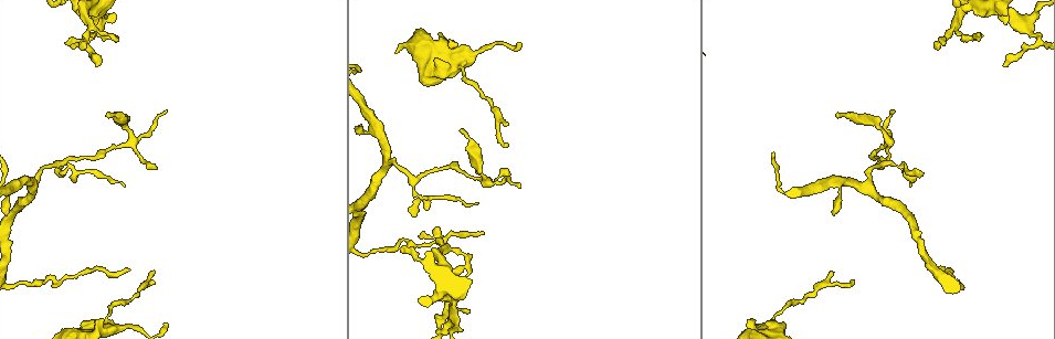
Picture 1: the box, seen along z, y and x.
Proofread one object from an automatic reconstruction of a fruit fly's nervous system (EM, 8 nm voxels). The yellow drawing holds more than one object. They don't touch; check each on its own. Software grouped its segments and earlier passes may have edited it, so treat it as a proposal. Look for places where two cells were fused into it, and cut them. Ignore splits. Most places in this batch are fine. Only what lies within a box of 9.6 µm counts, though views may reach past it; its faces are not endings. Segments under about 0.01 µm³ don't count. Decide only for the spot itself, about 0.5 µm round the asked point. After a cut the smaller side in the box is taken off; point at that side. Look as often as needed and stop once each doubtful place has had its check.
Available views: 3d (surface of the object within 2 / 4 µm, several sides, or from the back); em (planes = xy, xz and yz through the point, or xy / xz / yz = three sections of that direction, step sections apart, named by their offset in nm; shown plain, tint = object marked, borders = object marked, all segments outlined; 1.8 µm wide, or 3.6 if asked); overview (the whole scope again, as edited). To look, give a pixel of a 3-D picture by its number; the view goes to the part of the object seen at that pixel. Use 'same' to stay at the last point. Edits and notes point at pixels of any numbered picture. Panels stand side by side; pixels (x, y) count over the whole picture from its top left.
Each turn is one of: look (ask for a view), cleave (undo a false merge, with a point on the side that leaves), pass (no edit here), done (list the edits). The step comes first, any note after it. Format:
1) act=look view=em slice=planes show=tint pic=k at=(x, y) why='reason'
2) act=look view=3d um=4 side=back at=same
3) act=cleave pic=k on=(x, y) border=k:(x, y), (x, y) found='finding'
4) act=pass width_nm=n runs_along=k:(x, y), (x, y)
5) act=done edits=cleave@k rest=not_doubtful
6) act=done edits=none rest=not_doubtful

act=look view=em um=3.6 slice=planes show=tint pic=1 at=(60, 161) why='three-way junction'

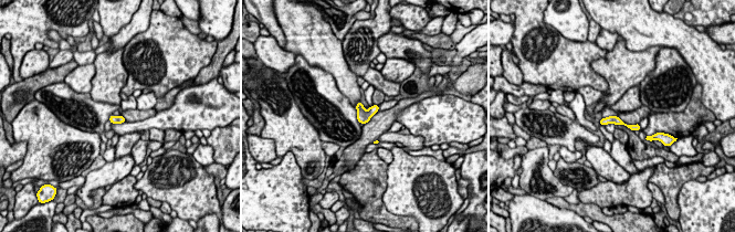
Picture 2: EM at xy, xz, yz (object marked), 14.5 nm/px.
act=pass width_nm=130 runs_along=2:(602, 120), (617, 120), (637, 127) found='continuous, no second cell'

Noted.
act=look view=em slice=xz step=8 show=tint pic=1 at=(773, 318) why='closes a loop'

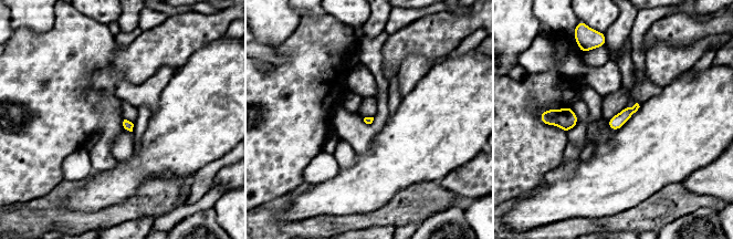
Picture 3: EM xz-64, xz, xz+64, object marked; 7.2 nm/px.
act=pass found='continuous, no second cell'

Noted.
act=look view=em slice=xz step=4 show=tint pic=1 at=(86, 18)

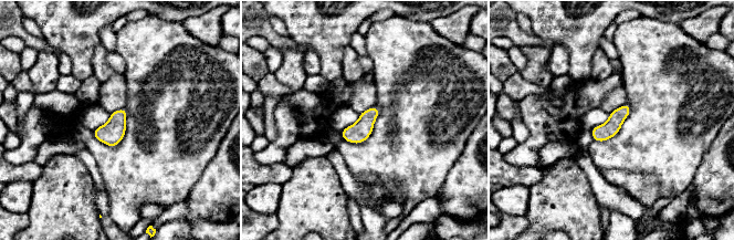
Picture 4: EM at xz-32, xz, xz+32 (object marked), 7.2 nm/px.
act=look view=em slice=planes show=tint at=same

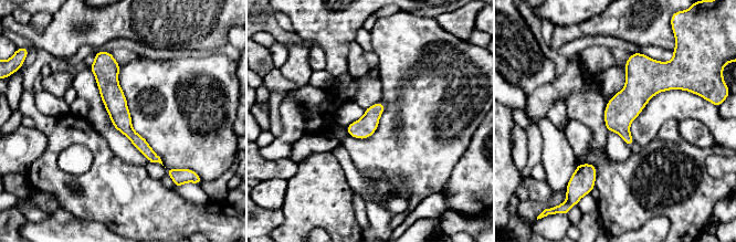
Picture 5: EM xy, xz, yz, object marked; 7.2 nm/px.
act=pass width_nm=150 runs_along=5:(106, 55), (121, 119), (157, 159) found='all the same cell'

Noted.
act=look view=3d um=4 pic=1 at=(1015, 22) why='three arms meet'

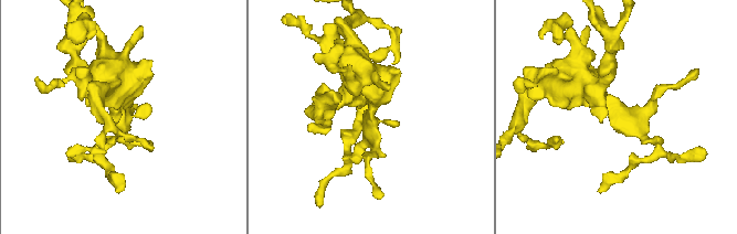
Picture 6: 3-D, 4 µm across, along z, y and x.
act=look view=em um=3.6 slice=planes show=plain pic=6 at=(372, 116) arms=3 why='now the EM'

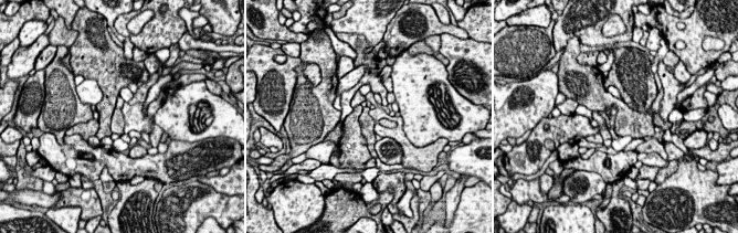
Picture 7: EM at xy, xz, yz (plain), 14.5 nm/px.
act=look view=em um=3.6 slice=planes show=borders at=same why='what lies round it'

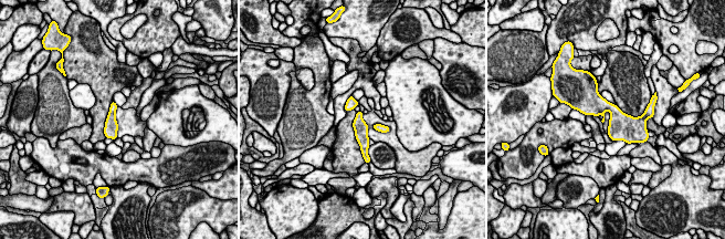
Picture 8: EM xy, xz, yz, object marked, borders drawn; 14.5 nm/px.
act=pass runs_along=8:(359, 114), (359, 126), (365, 152) found='continuous, no second cell'

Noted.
act=look view=3d um=2 pic=1 at=(965, 35) why='abrupt turn'

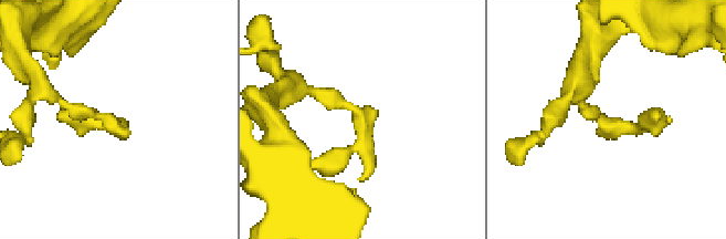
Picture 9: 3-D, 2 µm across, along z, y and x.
act=look view=em slice=xz step=16 show=tint pic=9 at=(112, 124) why='shape alone is not enough'

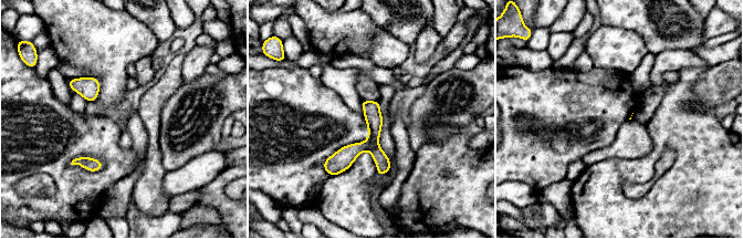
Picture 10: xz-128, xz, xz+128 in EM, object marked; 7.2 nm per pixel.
act=look view=em slice=planes show=tint at=same

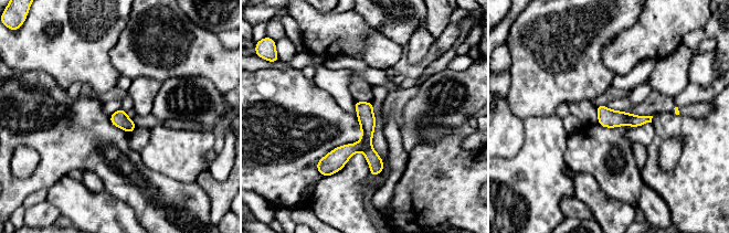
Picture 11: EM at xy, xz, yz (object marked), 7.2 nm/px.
act=pass found='all the same cell'

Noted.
act=done edits=none rest=not_doubtful

